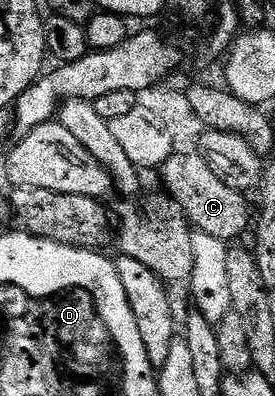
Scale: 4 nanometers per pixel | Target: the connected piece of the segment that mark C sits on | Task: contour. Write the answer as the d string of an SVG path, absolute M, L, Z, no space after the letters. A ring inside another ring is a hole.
M173 151L172 156L164 163L162 175L167 195L174 197L178 206L188 216L189 225L195 231L214 234L214 238L225 242L236 242L244 231L249 231L248 199L245 193L230 190L214 170L204 160L203 156L192 152Z

